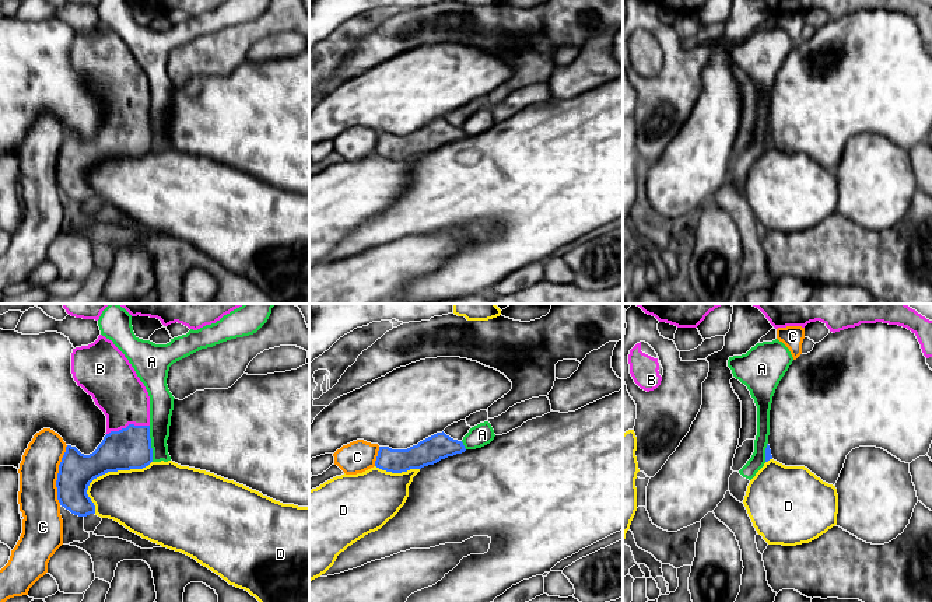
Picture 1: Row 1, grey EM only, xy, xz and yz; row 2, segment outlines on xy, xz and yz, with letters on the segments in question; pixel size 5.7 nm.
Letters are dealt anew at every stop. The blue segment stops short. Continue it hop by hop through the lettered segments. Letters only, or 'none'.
B

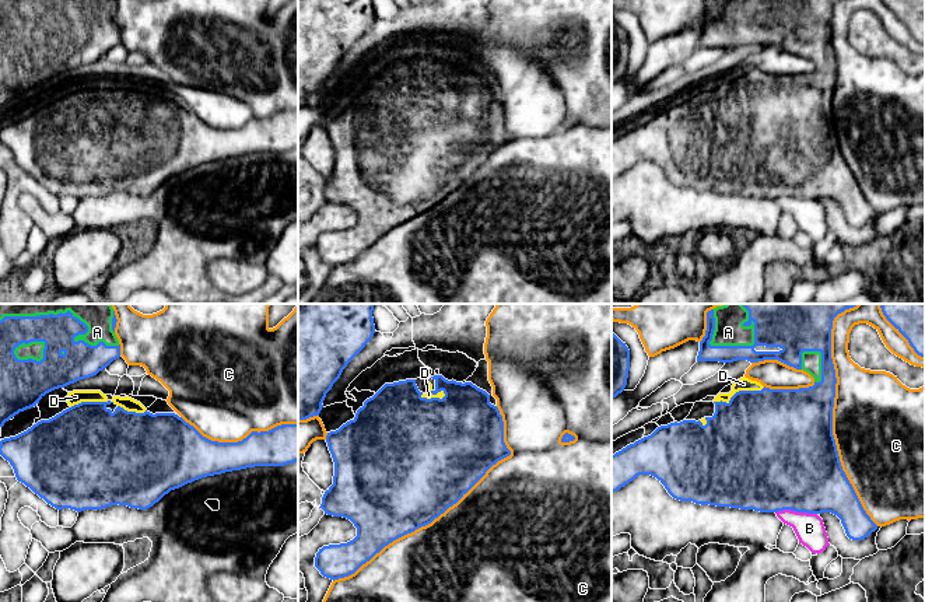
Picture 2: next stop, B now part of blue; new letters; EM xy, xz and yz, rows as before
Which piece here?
A, D

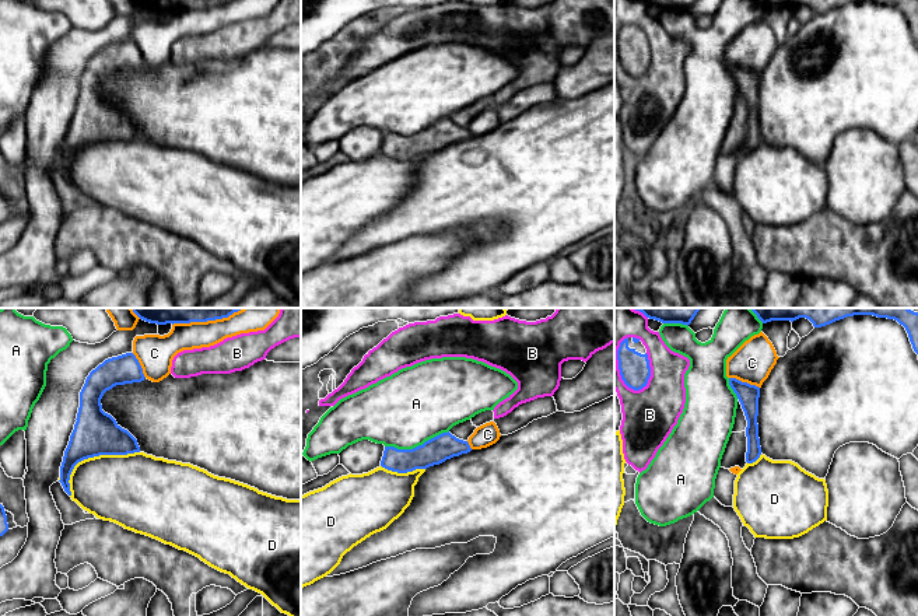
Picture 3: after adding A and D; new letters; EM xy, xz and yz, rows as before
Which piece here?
none

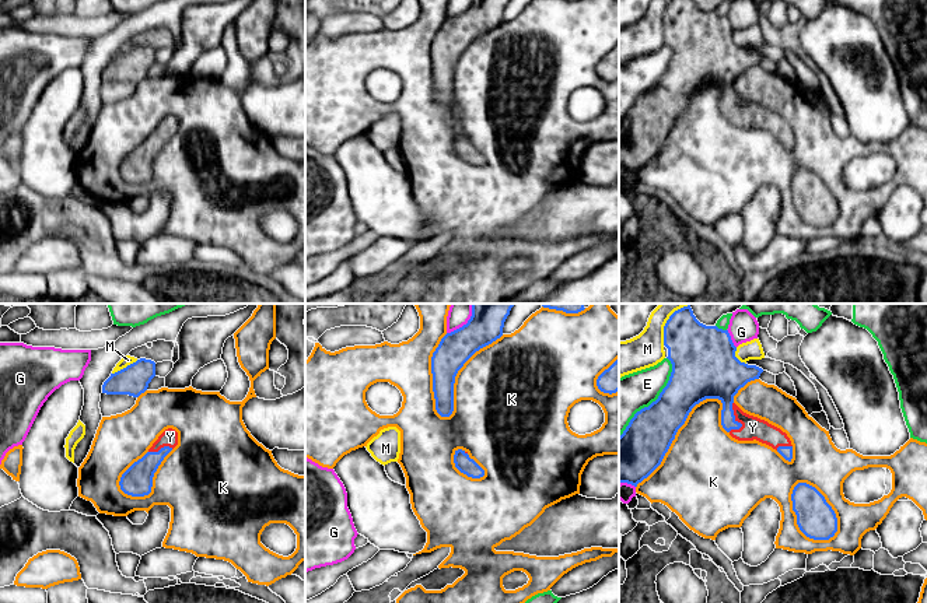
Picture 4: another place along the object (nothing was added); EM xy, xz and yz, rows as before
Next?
Y

